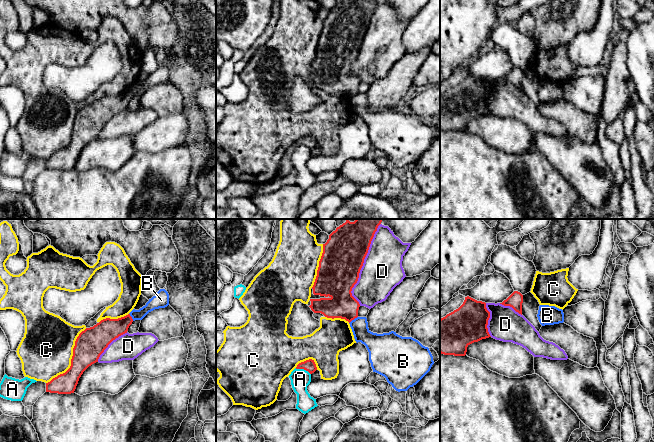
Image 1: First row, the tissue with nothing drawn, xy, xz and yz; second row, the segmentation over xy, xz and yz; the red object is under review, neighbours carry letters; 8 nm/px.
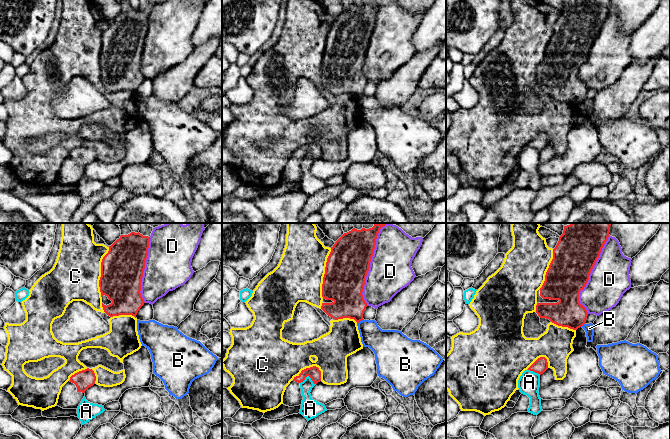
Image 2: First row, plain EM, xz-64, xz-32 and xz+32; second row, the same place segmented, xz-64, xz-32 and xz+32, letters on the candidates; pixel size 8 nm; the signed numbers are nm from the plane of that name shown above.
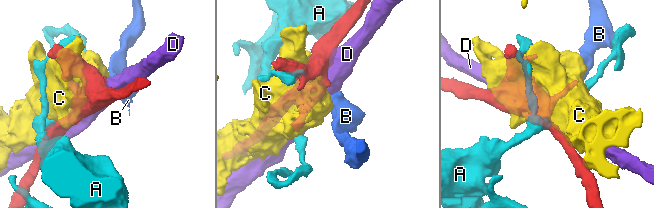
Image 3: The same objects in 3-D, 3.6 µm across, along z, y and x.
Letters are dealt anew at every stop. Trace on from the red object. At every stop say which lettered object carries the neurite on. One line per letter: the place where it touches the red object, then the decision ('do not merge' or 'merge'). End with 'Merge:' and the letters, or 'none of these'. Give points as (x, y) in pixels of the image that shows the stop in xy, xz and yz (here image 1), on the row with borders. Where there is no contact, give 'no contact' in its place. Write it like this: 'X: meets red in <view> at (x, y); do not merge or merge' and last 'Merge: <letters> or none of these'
A: meets red in xz at (303, 368); do not merge
B: meets red in xz at (353, 319); do not merge
C: meets red in xy at (71, 359); do not merge
D: meets red in xz at (362, 264); do not merge
Merge: none of these

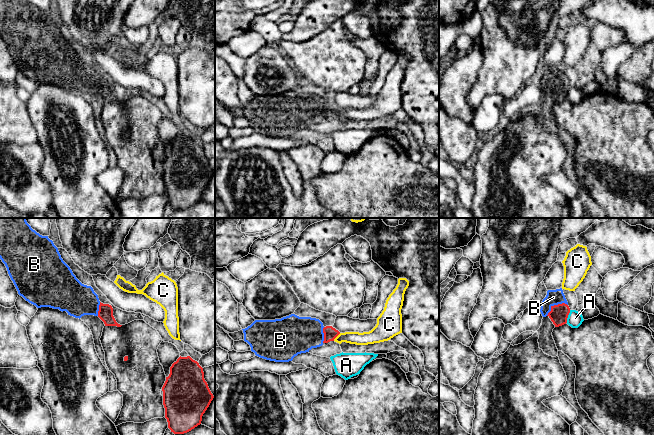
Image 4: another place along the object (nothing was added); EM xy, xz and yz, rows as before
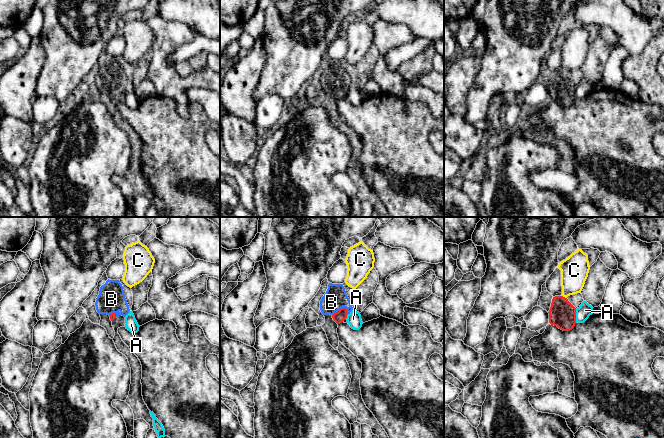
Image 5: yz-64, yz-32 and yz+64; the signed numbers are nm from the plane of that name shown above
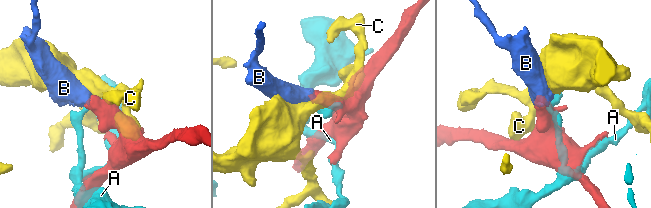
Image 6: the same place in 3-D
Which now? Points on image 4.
A: meets red in yz at (567, 316); do not merge
B: meets red in yz at (555, 305); merge
C: meets red in xz at (336, 336); do not merge
Merge: B

